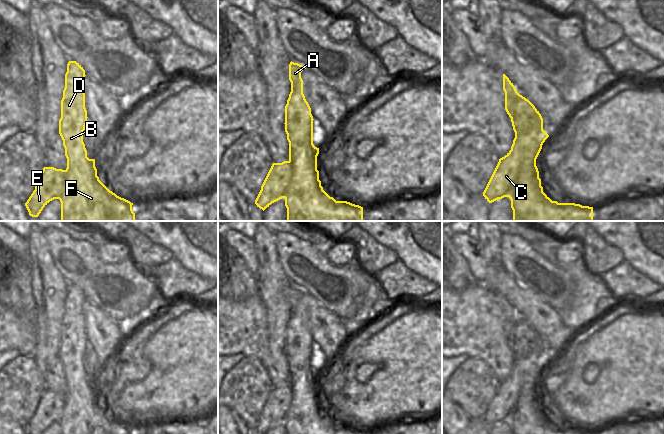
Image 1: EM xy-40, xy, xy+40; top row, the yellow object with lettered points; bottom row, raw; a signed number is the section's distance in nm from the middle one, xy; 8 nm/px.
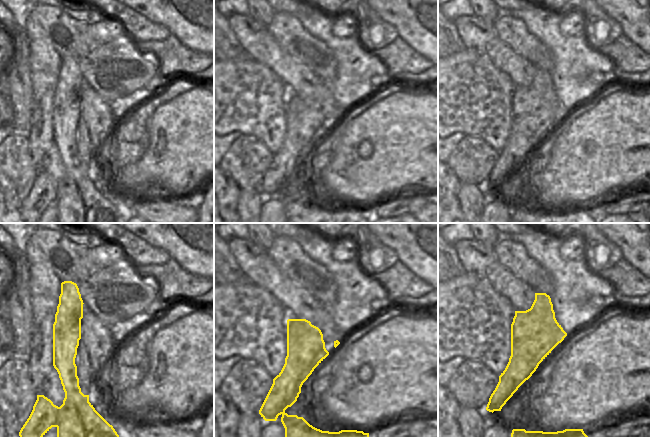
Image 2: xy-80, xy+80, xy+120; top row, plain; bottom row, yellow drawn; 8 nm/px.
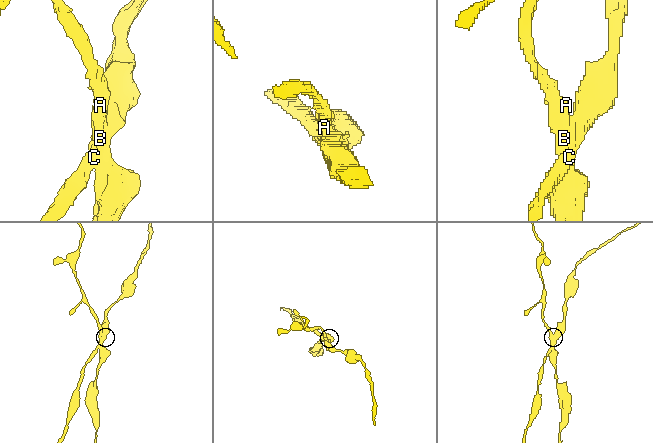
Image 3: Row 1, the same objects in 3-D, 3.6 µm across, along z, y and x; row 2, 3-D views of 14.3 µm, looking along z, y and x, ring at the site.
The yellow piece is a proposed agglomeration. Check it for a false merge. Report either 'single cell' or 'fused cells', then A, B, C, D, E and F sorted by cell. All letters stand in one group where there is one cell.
fused cells; groups A B D F / C E

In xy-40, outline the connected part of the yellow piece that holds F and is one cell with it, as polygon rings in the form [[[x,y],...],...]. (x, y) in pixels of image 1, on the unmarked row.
[[[68,286],[59,344],[67,382],[67,404],[59,423],[61,434],[132,434],[133,427],[117,420],[99,404],[95,383],[87,381],[83,357],[77,350],[85,300],[79,287]]]

